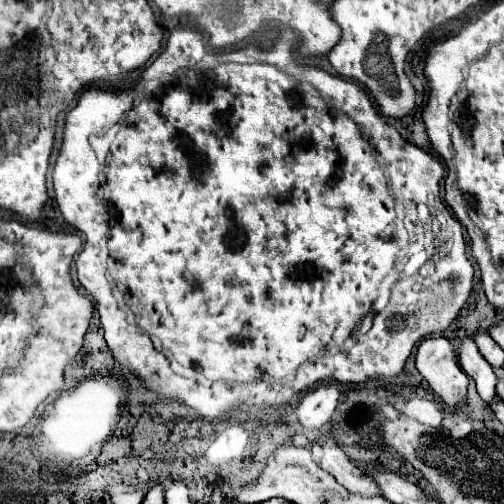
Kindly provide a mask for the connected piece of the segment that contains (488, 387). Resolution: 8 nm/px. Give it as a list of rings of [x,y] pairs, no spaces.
[[[468,338],[460,344],[458,354],[460,354],[460,364],[462,364],[464,372],[470,378],[474,378],[480,398],[486,404],[492,404],[492,400],[496,396],[496,384],[498,384],[498,376],[496,376],[494,368],[480,356],[472,338]]]

